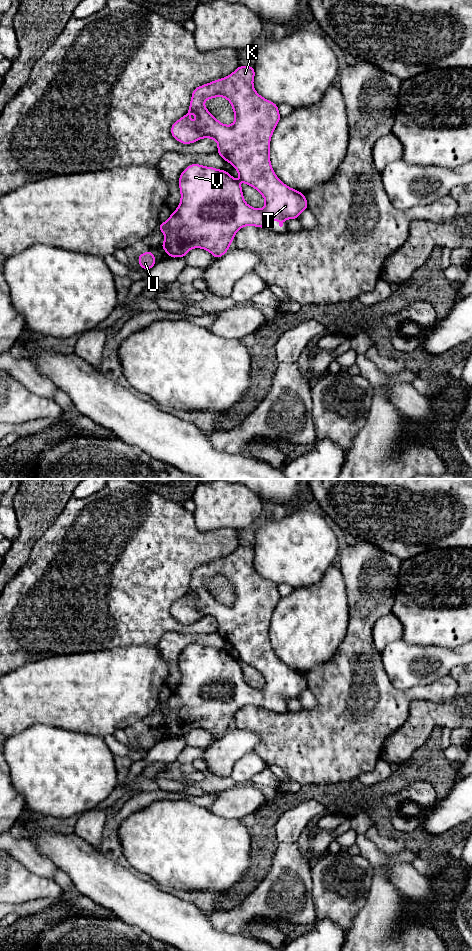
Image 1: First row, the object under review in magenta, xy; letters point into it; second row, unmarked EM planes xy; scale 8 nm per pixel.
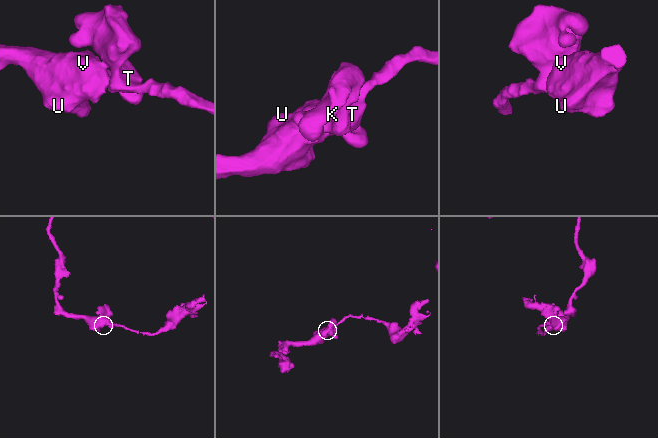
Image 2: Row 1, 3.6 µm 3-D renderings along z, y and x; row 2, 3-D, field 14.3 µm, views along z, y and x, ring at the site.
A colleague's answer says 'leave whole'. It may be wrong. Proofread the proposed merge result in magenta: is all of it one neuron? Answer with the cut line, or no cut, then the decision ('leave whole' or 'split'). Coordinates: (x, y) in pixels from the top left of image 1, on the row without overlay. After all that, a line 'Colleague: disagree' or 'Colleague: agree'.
cut none; leave whole
Colleague: agree

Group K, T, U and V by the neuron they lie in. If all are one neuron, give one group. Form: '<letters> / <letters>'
K T U V

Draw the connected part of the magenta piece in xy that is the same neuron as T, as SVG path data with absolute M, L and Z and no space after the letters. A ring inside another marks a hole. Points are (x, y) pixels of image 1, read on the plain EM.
M239 546L227 557L201 565L192 572L188 592L171 606L171 615L182 624L191 624L202 618L214 619L218 624L217 633L229 642L239 653L239 659L234 659L225 650L206 647L200 644L191 644L180 654L179 668L181 680L178 688L158 708L164 714L162 727L171 738L185 737L190 729L202 728L210 732L214 738L220 738L228 730L234 720L234 716L242 707L252 705L266 708L272 705L272 700L277 699L282 707L286 699L297 699L308 688L306 677L303 673L285 665L275 654L270 642L270 619L281 599L278 585L260 576L253 566L255 550L253 546ZM215 577L226 578L232 586L235 600L232 605L224 605L218 601L206 588L204 581ZM238 661L255 668L265 679L263 689L249 686L242 673L242 667Z

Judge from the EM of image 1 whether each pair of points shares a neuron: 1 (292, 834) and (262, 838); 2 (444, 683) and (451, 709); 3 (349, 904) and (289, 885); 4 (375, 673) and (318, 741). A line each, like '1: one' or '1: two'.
1: two
2: two
3: two
4: one

